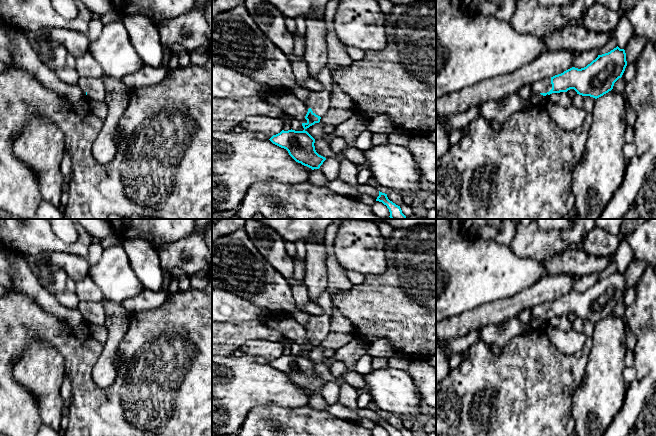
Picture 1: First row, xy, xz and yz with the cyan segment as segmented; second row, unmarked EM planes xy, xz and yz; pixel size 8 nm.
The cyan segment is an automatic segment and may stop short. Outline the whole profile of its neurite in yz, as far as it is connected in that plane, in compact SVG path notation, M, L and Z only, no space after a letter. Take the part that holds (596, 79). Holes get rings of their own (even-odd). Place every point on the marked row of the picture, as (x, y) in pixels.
M618 46L608 53L598 55L586 67L572 67L561 74L539 80L532 84L532 91L545 96L574 89L577 94L595 99L613 89L627 66L626 53Z

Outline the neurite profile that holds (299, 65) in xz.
M294 53L288 56L291 66L293 68L293 74L296 82L300 88L305 88L305 81L310 77L310 74L307 69L307 63L304 57L297 58Z

